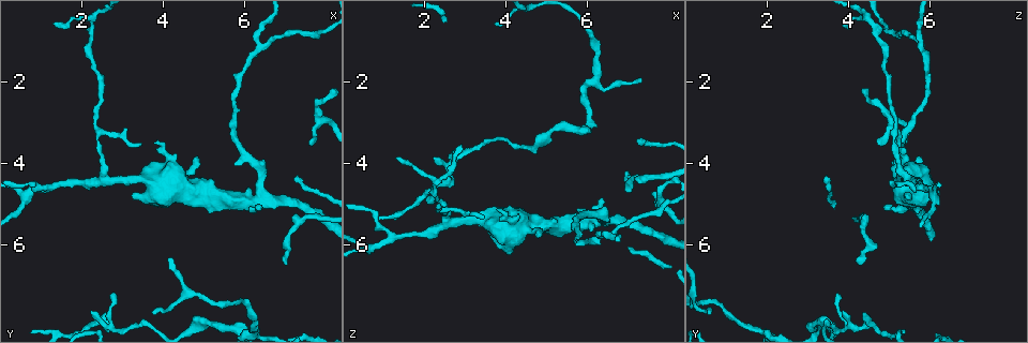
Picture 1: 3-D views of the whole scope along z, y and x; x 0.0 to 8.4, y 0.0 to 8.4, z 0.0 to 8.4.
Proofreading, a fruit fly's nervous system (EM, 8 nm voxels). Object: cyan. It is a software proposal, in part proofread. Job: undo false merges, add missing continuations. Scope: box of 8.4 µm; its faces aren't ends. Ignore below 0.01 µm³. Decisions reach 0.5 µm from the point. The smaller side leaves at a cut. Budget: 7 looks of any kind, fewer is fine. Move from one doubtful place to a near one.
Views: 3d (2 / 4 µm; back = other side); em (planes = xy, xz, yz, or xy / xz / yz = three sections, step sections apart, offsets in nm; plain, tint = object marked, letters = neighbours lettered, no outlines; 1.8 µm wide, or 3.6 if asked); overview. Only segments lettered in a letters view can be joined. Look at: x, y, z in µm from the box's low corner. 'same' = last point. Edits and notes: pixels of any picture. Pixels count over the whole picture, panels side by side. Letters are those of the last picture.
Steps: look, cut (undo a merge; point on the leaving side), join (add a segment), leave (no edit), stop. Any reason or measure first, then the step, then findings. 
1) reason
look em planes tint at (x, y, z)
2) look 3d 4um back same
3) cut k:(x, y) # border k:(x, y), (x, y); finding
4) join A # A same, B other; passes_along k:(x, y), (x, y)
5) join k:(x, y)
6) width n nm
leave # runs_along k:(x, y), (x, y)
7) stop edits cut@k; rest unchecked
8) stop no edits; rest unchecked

branch stops here
look em planes letters at (7.65, 3.55, 4.70)

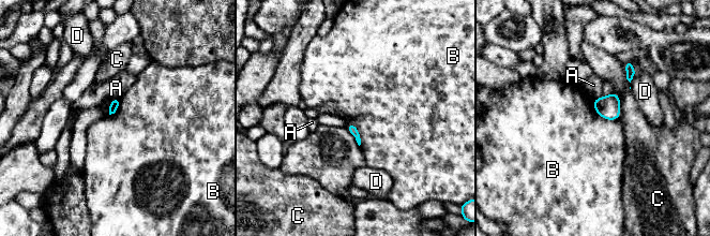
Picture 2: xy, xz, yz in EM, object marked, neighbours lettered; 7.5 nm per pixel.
leave # A other, B other, C other, D other; border 2:(347, 123), (357, 128), (360, 145); no lettered segment goes on from it

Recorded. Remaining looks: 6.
calibre changes
look 3d 4um at (4.55, 4.65, 5.50)

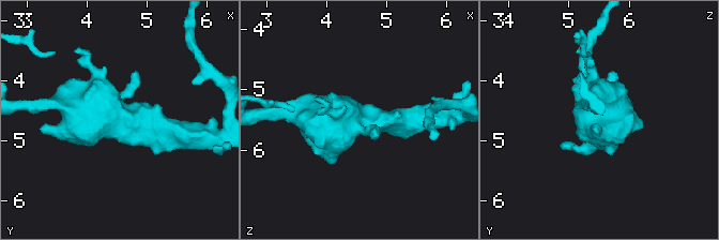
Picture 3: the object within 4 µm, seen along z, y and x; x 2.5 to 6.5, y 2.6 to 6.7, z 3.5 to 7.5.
now the EM
look em 3.6um xy step 8 tint at (4.55, 4.65, 5.50)

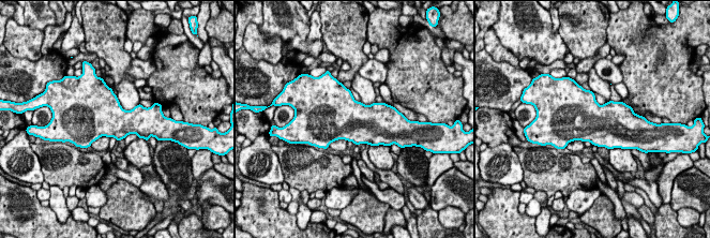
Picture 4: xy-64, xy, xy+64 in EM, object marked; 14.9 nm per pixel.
look em 3.6um planes letters same

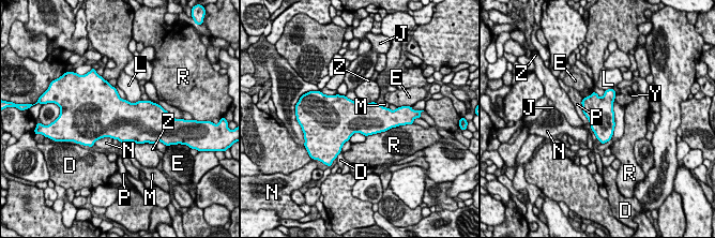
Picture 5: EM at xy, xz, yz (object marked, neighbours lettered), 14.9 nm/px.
leave # D other, E other, J other, L other, M other, N other, P other, R other, Y other, Z other; border 5:(581, 99), (581, 110), (591, 128); continuous, no second neuron

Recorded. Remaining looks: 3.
look em yz step 8 plain at (6.40, 1.20, 5.80)

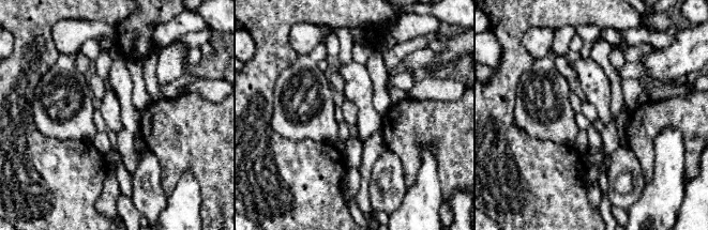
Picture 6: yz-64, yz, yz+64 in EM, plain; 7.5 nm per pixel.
look em yz step 8 tint same

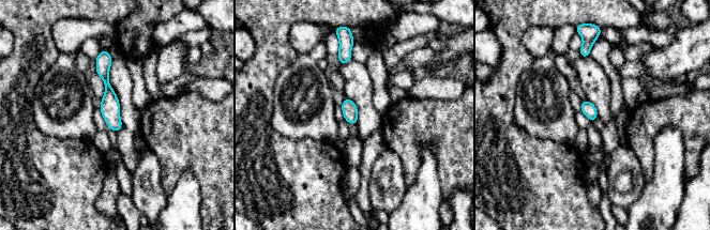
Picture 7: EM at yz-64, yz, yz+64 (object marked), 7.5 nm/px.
look em yz step 8 letters same

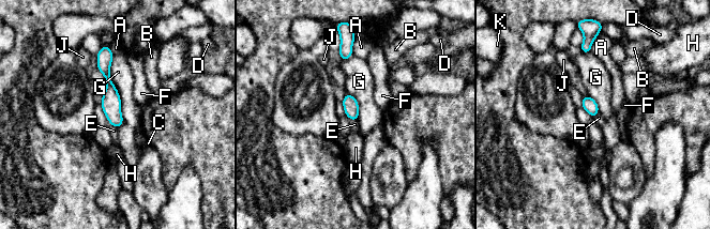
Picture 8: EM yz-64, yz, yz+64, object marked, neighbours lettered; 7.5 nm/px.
leave # A other, B other, C other, D other, E other, F other, G other, H other, J other, K other; border 8:(112, 56), (118, 128); continuous, no second neuron

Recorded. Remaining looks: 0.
stop no edits; rest unchecked

